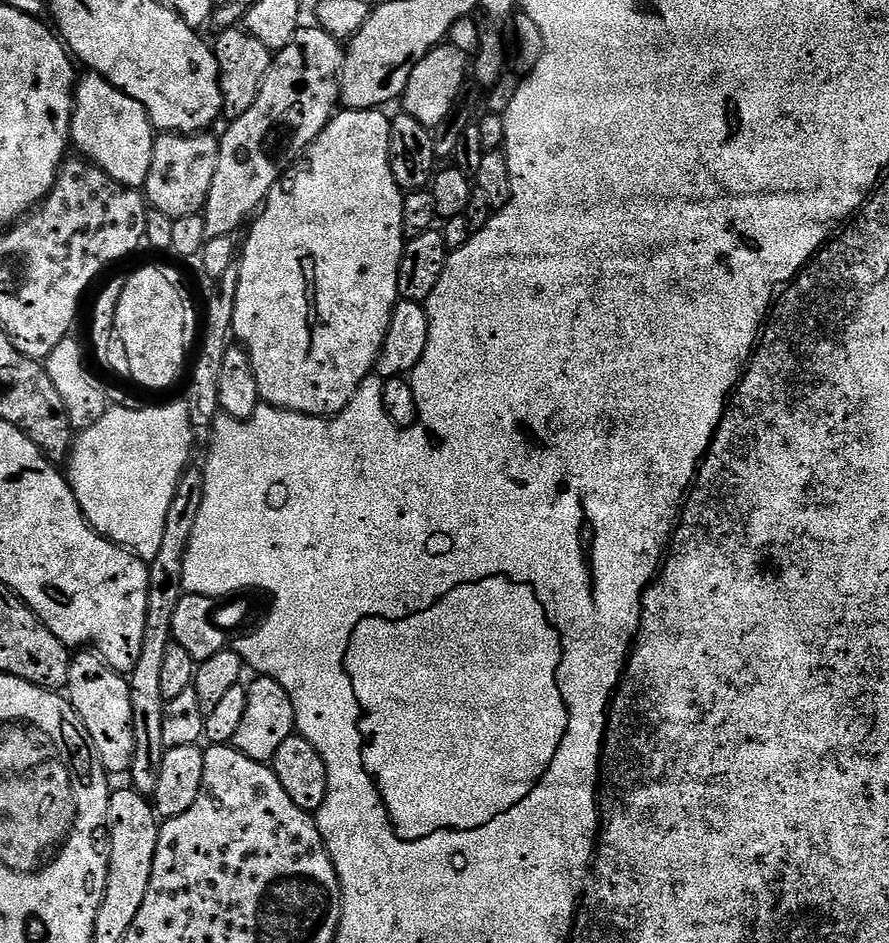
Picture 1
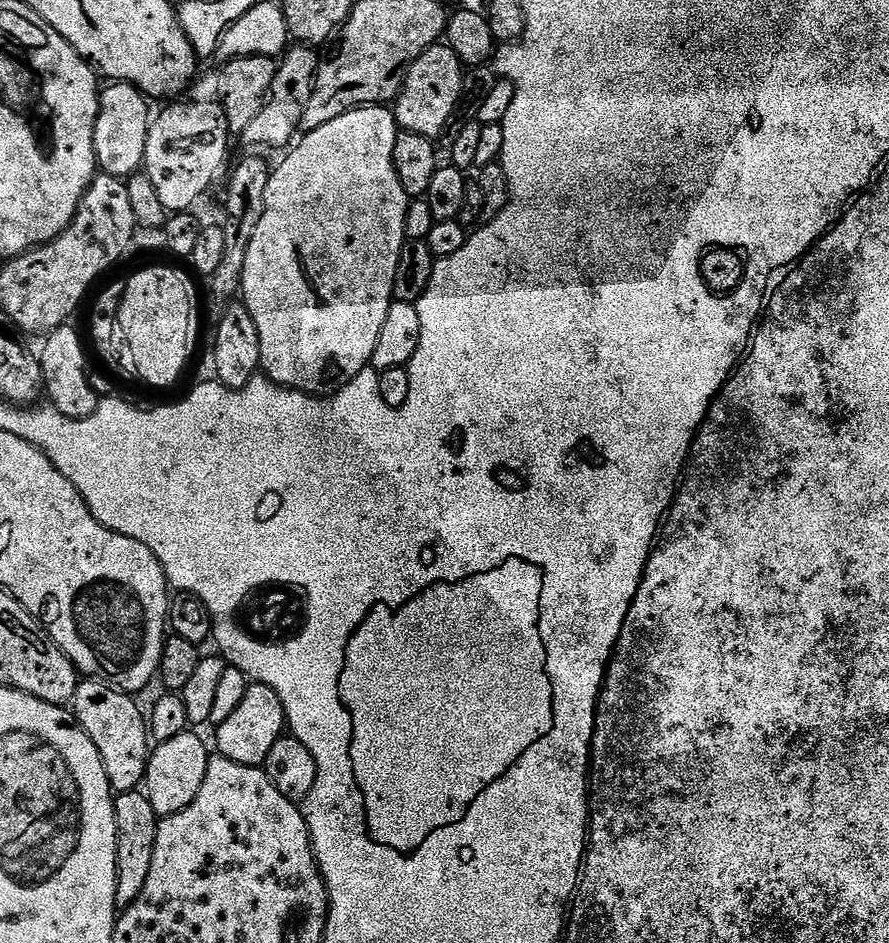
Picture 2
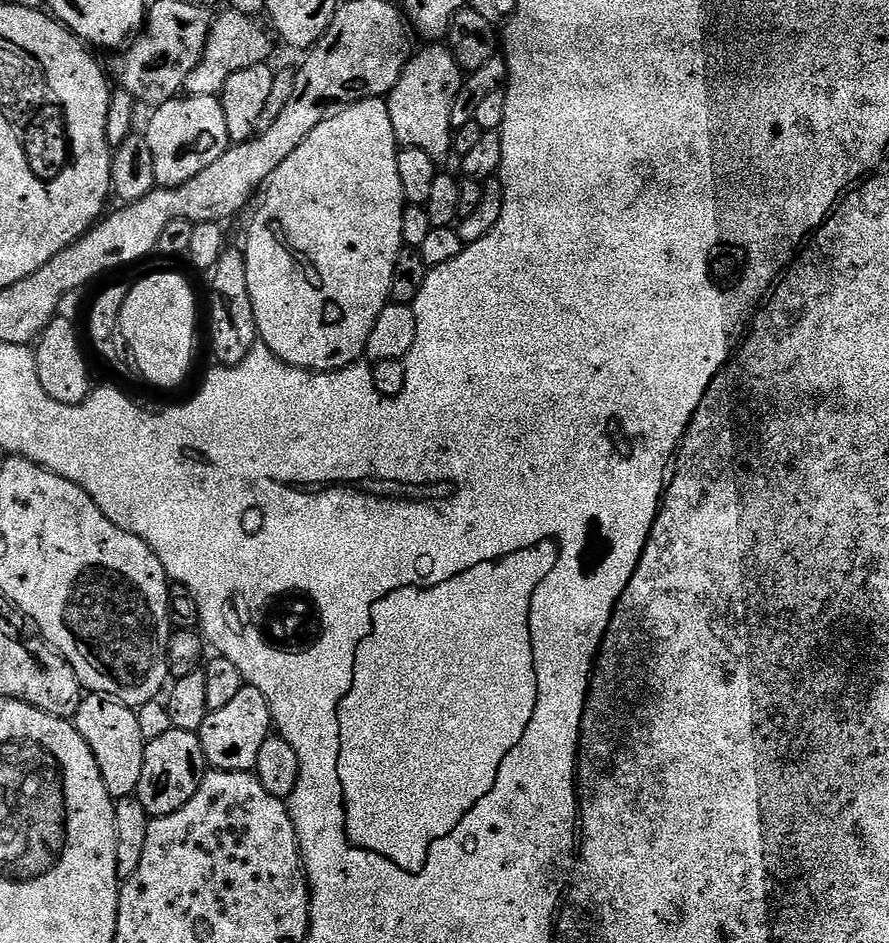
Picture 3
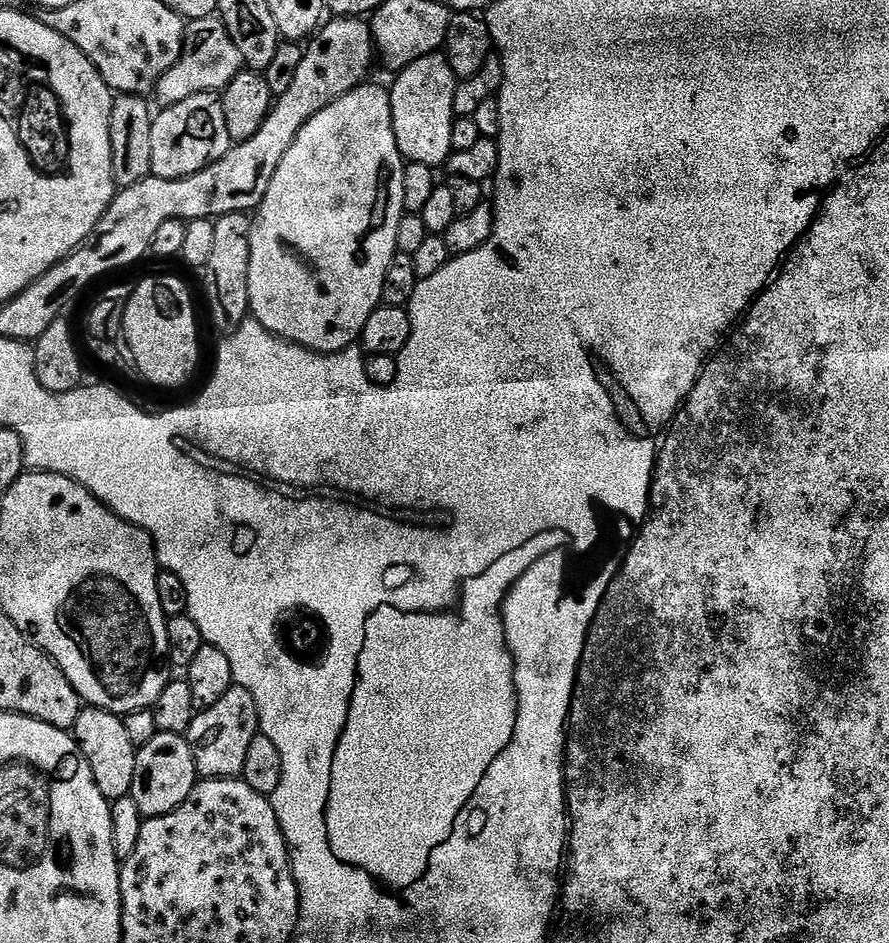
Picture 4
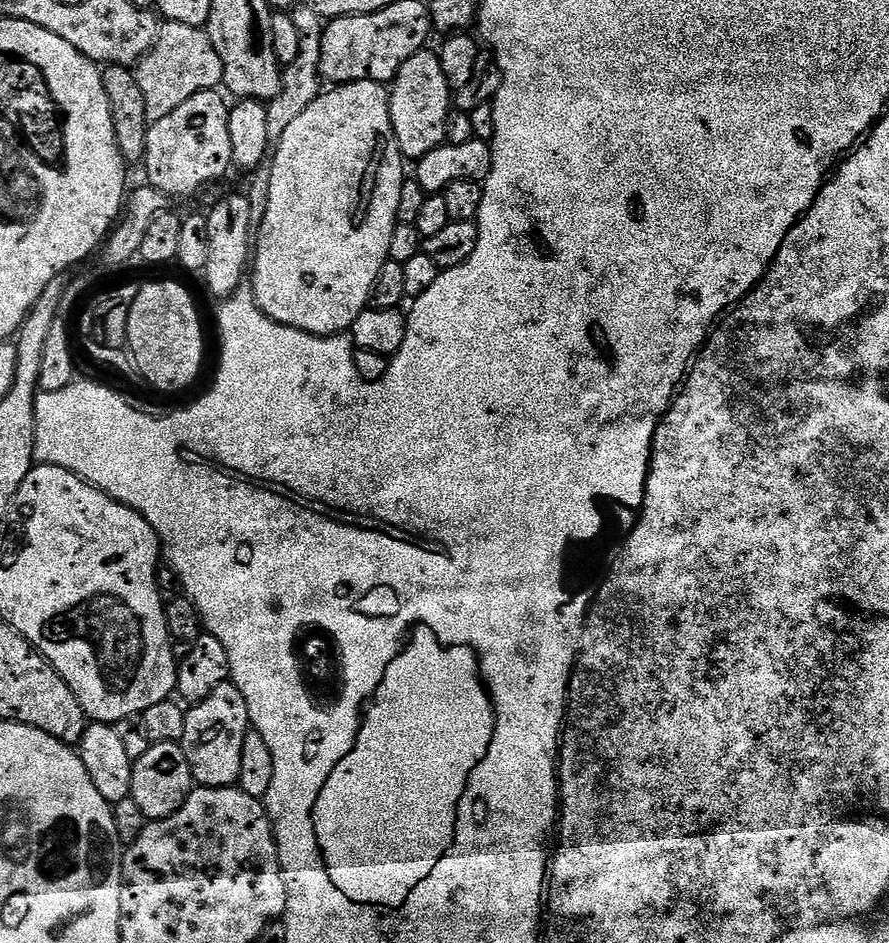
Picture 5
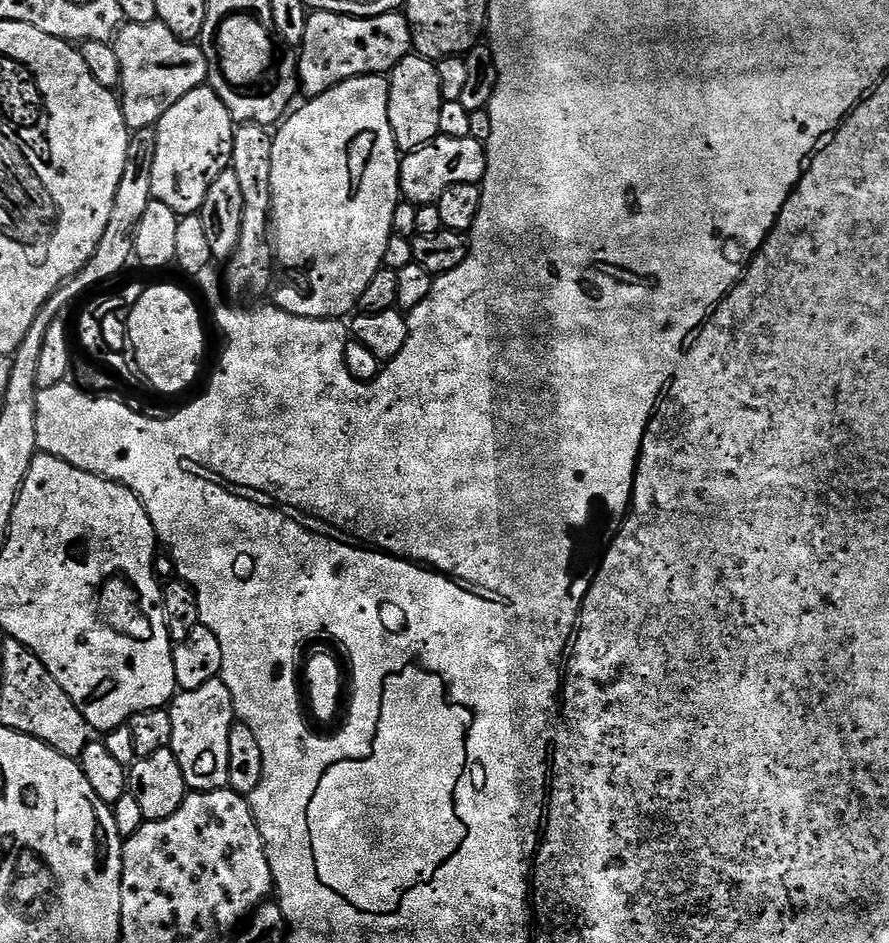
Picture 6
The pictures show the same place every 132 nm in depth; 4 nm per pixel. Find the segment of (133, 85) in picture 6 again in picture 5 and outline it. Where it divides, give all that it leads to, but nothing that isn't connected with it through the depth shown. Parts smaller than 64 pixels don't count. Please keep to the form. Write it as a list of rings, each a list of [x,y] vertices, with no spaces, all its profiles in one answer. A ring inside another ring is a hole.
[[[173,20],[161,23],[156,41],[135,65],[134,71],[150,122],[166,118],[166,114],[178,110],[186,98],[219,89],[224,82],[222,58],[218,58],[218,50],[214,50],[214,42],[210,42],[207,31]]]

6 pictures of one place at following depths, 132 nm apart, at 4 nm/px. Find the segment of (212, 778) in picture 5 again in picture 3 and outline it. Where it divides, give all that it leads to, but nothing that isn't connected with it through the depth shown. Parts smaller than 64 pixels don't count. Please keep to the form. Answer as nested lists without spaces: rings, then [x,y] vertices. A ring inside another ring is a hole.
[[[244,687],[222,710],[209,712],[199,730],[205,761],[218,772],[252,772],[258,762],[258,750],[273,731],[272,715],[266,698],[253,688]]]

